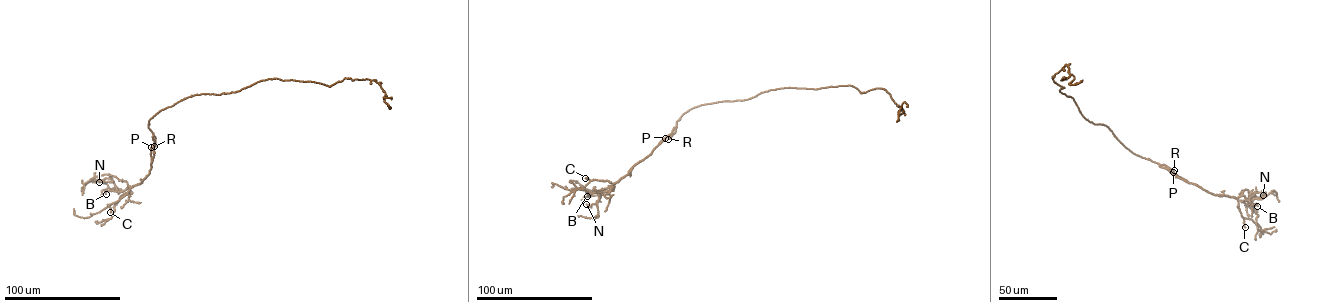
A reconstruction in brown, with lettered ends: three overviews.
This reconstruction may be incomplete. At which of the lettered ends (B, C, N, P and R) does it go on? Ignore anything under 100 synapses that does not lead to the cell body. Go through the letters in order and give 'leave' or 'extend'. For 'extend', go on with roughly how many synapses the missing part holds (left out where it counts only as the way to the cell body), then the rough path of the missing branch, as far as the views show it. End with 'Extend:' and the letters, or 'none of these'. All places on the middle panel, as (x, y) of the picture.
B: leave
C: leave
N: leave
P: extend | (665, 138), (671, 130), (674, 115), (685, 107)
R: extend | 250 syn | (668, 139), (652, 153), (614, 164), (603, 175), (597, 169)
Extend: P, R

